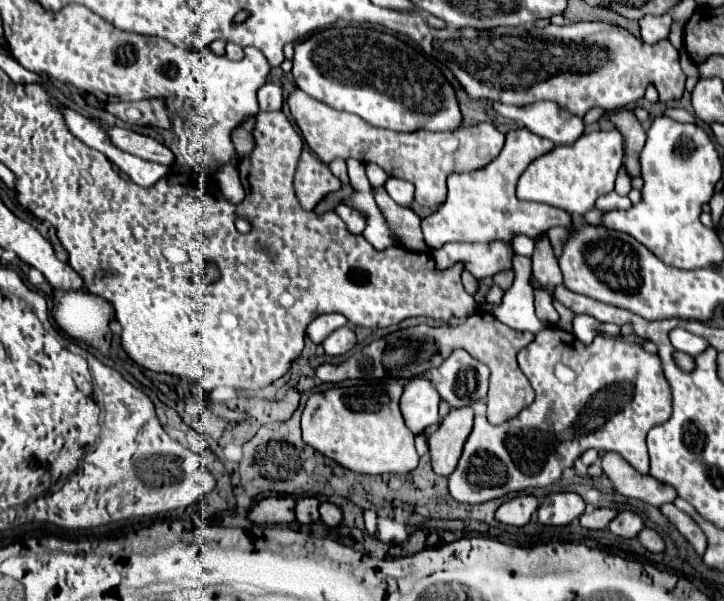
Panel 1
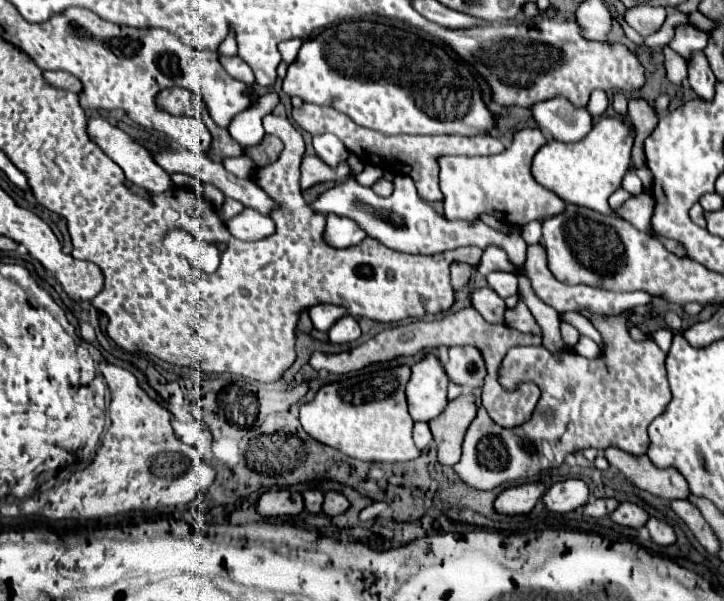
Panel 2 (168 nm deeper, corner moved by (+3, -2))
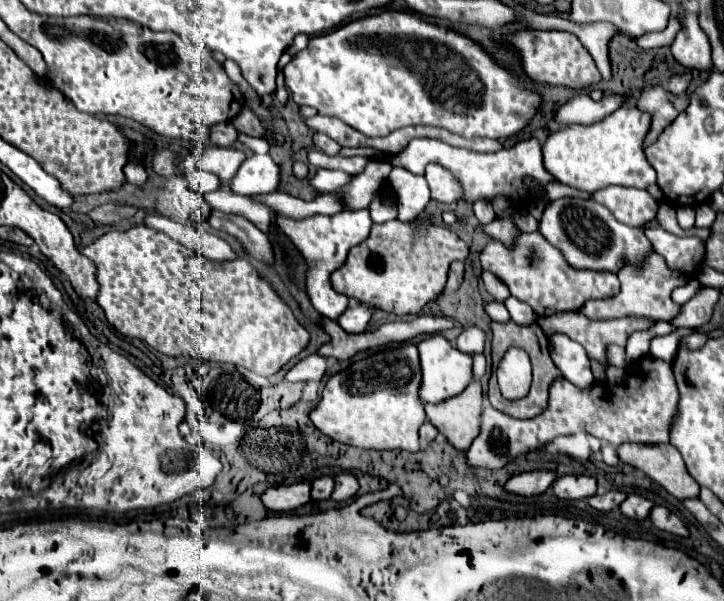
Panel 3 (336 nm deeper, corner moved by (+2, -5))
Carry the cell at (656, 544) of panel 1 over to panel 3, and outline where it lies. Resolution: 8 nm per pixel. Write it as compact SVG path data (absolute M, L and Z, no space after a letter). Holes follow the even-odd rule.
M655 506L651 510L649 518L651 518L651 522L655 524L657 530L663 530L663 532L669 532L669 534L675 534L675 536L683 536L683 538L689 534L685 524L663 506Z

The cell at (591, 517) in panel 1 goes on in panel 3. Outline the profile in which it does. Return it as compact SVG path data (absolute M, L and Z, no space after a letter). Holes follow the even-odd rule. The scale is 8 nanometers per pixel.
M607 492L603 496L591 496L589 498L589 504L595 508L595 510L601 510L601 512L609 512L613 508L617 508L627 496L623 492Z

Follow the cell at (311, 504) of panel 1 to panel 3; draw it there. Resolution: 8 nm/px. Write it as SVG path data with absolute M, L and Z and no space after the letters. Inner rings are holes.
M323 476L323 478L317 478L313 484L311 484L311 498L315 502L321 502L321 500L327 500L333 492L333 478L329 476Z

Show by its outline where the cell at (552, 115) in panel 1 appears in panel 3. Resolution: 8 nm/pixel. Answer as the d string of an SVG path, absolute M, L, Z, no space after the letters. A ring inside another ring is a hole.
M573 96L555 110L555 122L561 126L589 126L615 112L623 102L623 96L605 96L601 102L593 102L589 96Z

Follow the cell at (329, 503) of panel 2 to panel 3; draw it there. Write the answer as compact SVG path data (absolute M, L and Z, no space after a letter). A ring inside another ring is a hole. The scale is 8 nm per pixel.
M339 474L335 476L335 490L331 494L331 500L335 502L345 502L349 498L353 498L359 490L359 484L355 480L355 476L351 474Z

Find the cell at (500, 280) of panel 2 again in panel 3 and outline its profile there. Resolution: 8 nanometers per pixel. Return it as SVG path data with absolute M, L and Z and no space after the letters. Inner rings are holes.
M483 272L483 282L485 282L485 290L499 302L507 300L511 294L509 294L509 288L503 280L499 280L495 274L491 272Z

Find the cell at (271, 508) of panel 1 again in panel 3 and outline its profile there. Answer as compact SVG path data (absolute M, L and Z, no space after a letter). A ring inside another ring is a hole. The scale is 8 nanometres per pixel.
M301 482L301 484L293 484L293 486L269 488L269 490L263 492L261 502L271 512L279 512L279 514L281 512L293 512L293 510L301 508L303 504L307 504L311 500L309 492L311 492L309 482Z

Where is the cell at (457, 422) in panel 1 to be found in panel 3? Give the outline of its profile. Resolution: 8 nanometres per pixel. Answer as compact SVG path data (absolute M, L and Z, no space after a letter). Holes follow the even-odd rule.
M471 382L461 394L443 404L425 408L429 422L451 442L459 452L467 452L473 438L479 434L481 418L481 384Z

